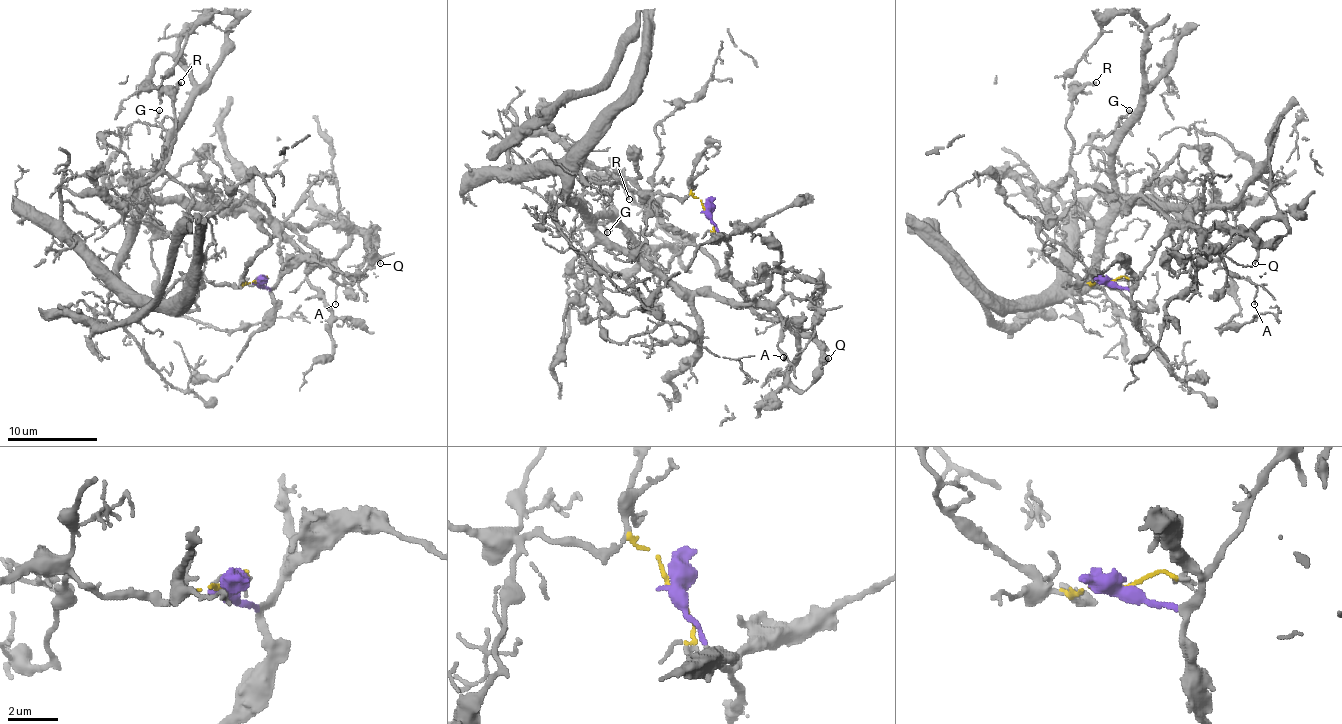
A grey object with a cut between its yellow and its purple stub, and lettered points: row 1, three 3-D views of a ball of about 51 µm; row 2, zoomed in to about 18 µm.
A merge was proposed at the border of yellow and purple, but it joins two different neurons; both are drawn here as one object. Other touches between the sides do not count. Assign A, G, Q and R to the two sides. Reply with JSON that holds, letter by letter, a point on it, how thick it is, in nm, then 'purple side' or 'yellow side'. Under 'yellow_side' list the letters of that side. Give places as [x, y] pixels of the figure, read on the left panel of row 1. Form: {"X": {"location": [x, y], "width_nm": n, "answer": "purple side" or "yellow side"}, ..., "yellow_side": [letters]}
{"A": {"location": [335, 304], "width_nm": 100, "answer": "yellow side"}, "G": {"location": [159, 110], "width_nm": 140, "answer": "yellow side"}, "Q": {"location": [380, 263], "width_nm": 200, "answer": "purple side"}, "R": {"location": [181, 82], "width_nm": 180, "answer": "purple side"}, "yellow_side": ["A", "G"]}

